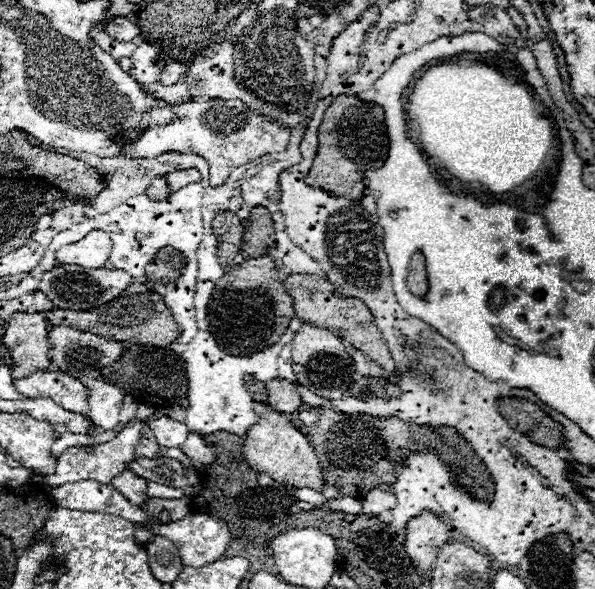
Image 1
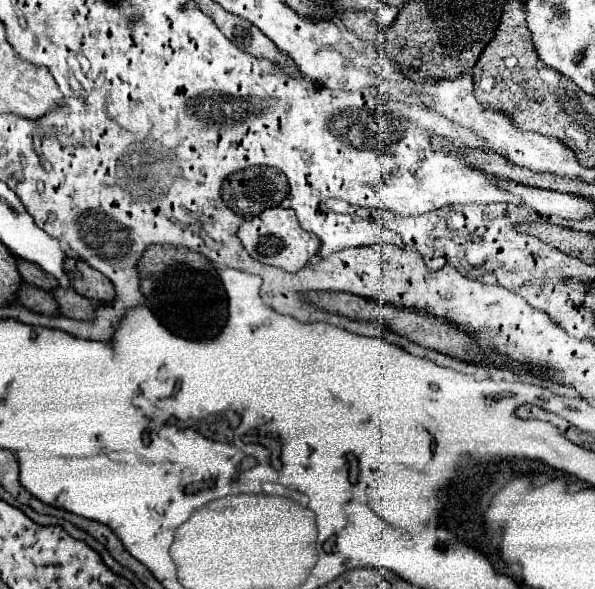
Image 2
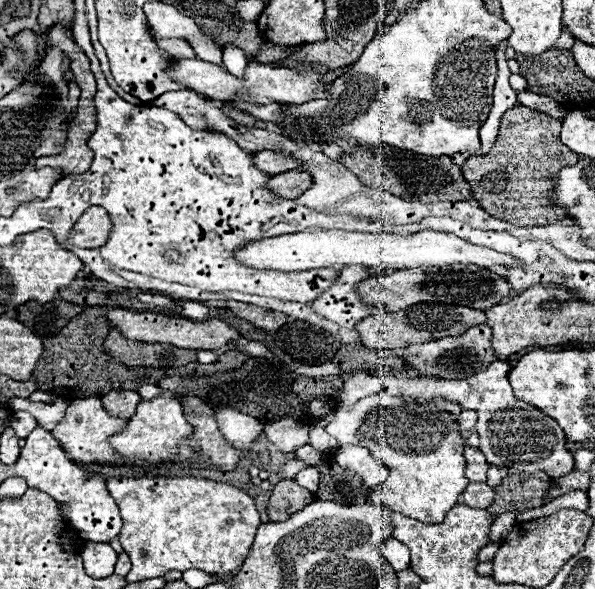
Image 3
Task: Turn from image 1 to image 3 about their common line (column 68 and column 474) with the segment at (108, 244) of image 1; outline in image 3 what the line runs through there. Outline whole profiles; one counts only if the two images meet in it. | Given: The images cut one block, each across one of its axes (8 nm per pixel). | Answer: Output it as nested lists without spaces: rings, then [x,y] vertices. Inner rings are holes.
[[[318,230],[318,232],[296,232],[276,238],[258,240],[246,244],[236,252],[236,258],[250,268],[272,268],[282,272],[298,272],[310,268],[342,268],[350,264],[364,266],[390,266],[396,270],[414,266],[450,266],[450,264],[476,264],[482,268],[490,266],[520,266],[522,262],[510,254],[502,254],[490,248],[470,244],[454,234],[422,230],[416,234],[366,234],[366,232],[342,232],[342,230]]]

